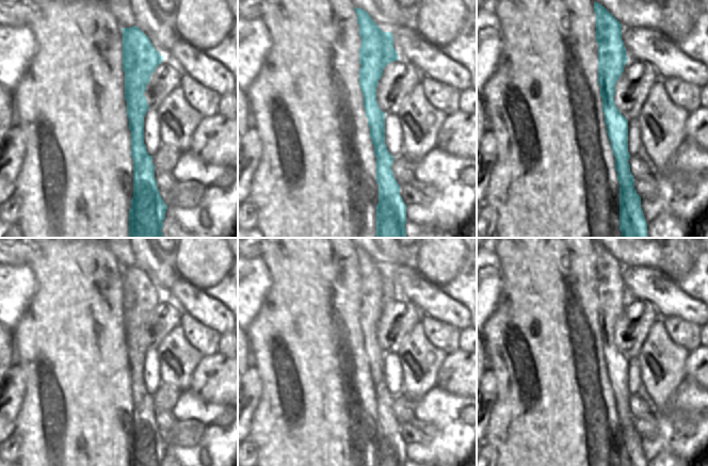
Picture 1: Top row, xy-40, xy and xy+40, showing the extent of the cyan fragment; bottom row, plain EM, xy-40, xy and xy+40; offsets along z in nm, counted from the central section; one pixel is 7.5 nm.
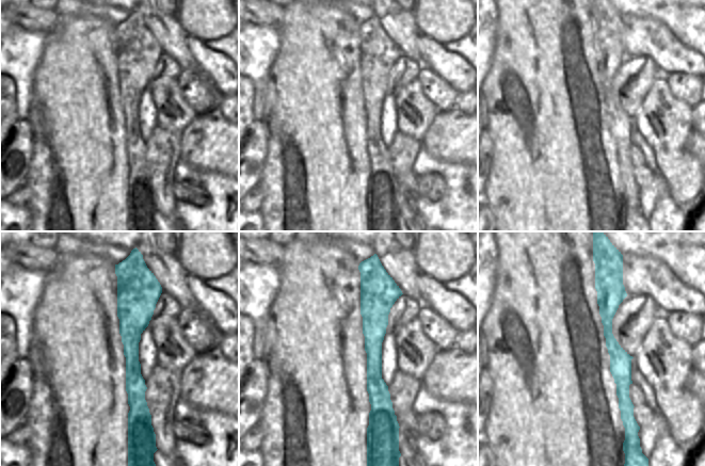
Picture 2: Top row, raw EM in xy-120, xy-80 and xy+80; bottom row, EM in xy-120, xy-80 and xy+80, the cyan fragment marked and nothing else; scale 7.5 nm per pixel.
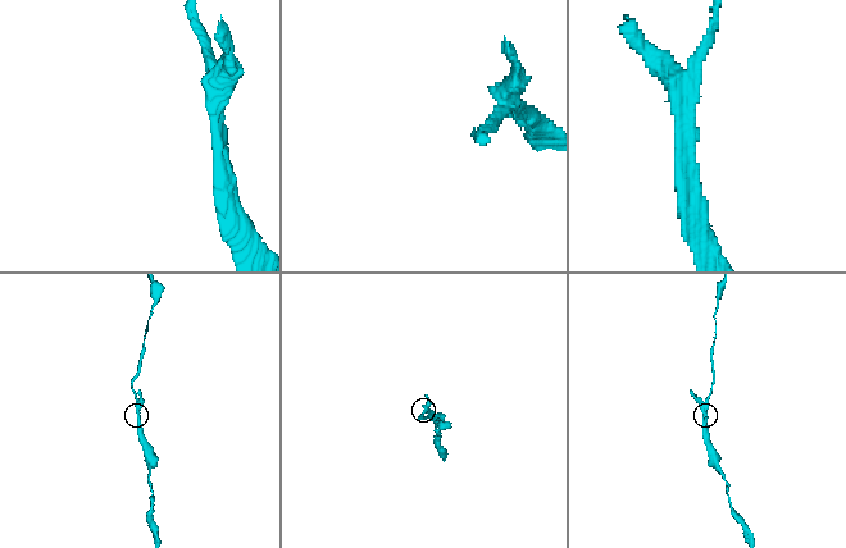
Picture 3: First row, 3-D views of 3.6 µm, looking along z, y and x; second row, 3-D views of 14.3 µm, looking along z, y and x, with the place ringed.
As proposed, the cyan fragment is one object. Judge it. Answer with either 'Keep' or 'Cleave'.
Cleave

